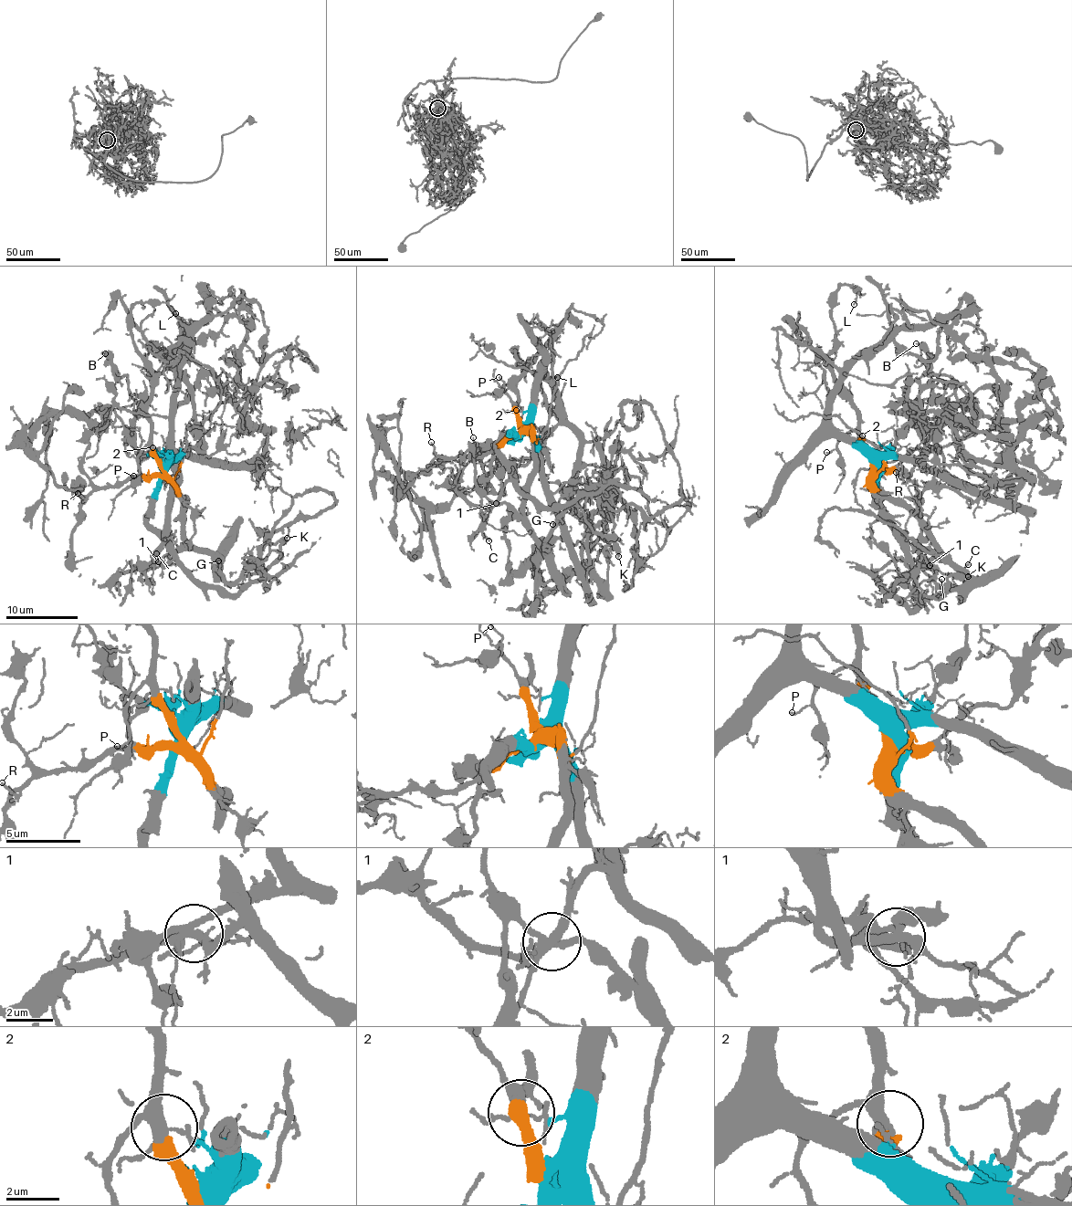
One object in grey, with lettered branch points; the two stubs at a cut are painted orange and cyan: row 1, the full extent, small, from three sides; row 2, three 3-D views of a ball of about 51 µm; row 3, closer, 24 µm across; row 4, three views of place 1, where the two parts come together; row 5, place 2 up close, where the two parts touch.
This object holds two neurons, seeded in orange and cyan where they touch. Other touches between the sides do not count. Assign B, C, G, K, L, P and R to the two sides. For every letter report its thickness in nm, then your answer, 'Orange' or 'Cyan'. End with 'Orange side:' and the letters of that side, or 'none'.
B: Thickness 180 nm. Orange
C: Thickness 150 nm. Cyan
G: Thickness 120 nm. Orange
K: Thickness 360 nm. Orange
L: Thickness 120 nm. Orange
P: Thickness 110 nm. Orange
R: Thickness 120 nm. Orange
Orange side: B, G, K, L, P, R

